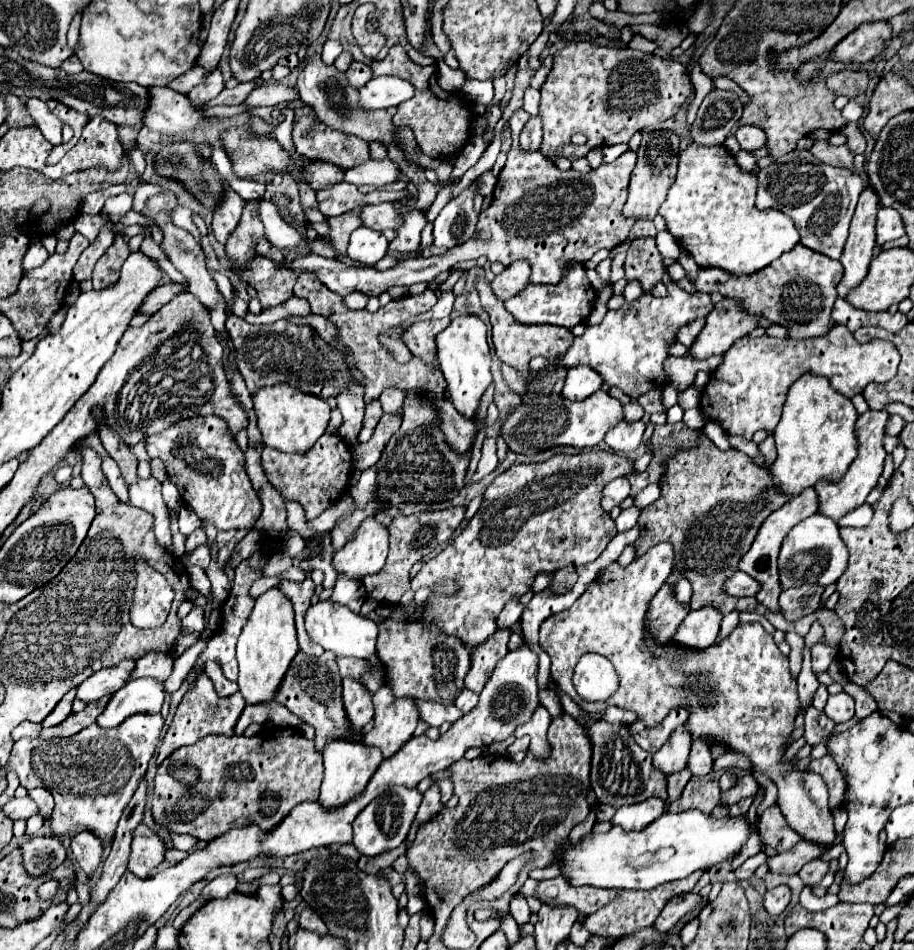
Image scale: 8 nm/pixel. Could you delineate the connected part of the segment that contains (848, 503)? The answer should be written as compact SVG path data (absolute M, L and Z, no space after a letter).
M867 410L865 414L861 414L857 418L855 434L859 436L859 452L857 452L857 458L851 462L847 474L837 484L829 484L829 482L815 484L815 492L817 492L817 500L819 500L819 514L829 516L835 522L839 522L839 518L843 518L847 512L859 508L865 502L865 498L869 496L869 492L875 488L875 484L881 476L881 470L883 470L883 460L887 456L885 450L883 450L887 418L889 418L889 414L883 412L883 410L881 412Z

